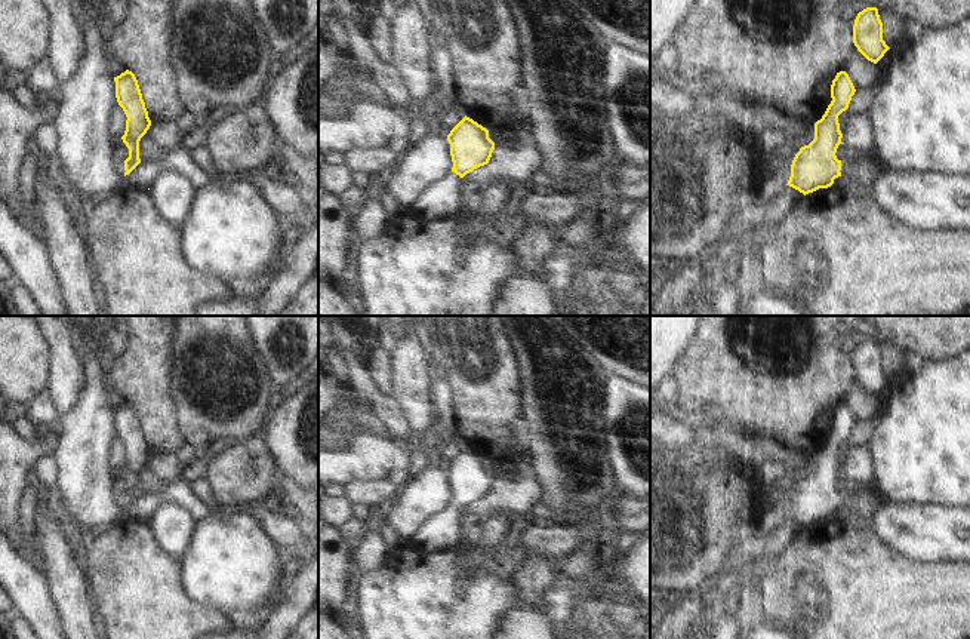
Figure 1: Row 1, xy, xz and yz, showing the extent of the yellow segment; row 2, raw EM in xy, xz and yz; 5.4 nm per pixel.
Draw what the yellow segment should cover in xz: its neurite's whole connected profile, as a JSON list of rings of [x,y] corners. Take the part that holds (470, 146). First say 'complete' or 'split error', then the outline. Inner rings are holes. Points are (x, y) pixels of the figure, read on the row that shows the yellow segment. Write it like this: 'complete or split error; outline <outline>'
split error; outline [[[464,117],[447,135],[452,172],[431,184],[410,208],[428,219],[456,215],[462,211],[461,199],[465,184],[462,178],[489,163],[495,142],[489,130],[469,117]]]

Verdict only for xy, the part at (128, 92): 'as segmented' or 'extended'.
extended

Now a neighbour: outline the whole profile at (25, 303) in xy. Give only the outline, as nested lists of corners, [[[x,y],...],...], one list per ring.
[[[15,285],[15,302],[19,308],[21,316],[43,316],[40,307],[31,297],[31,294],[22,285]]]

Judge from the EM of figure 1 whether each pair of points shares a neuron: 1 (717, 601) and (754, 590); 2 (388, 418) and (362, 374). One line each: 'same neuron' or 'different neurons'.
1: different neurons
2: same neuron

